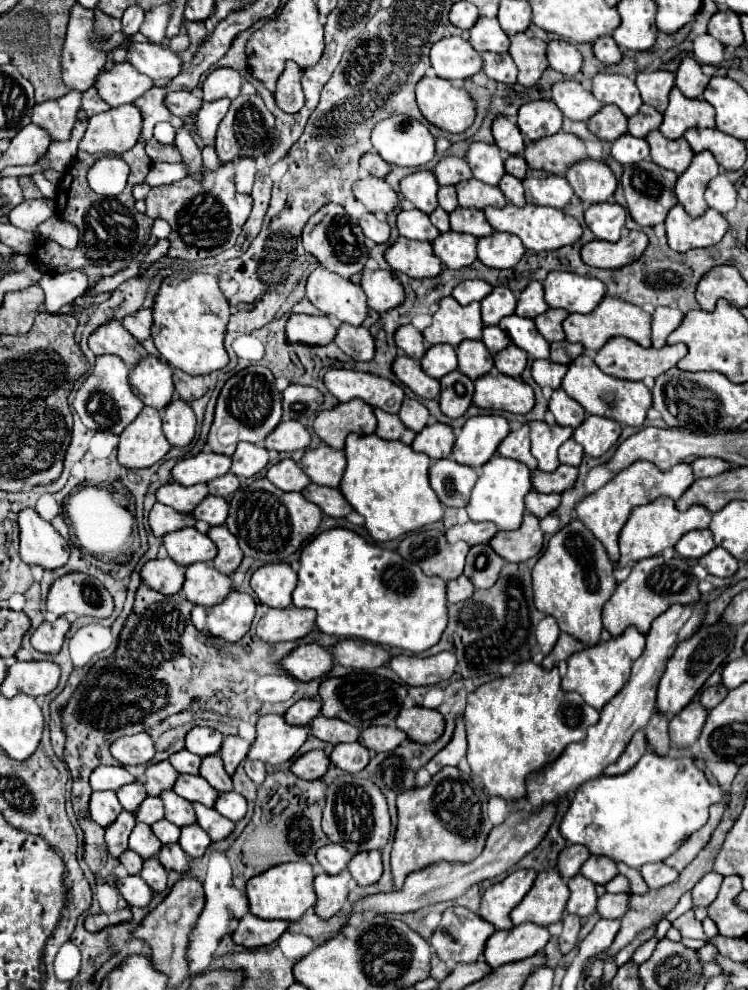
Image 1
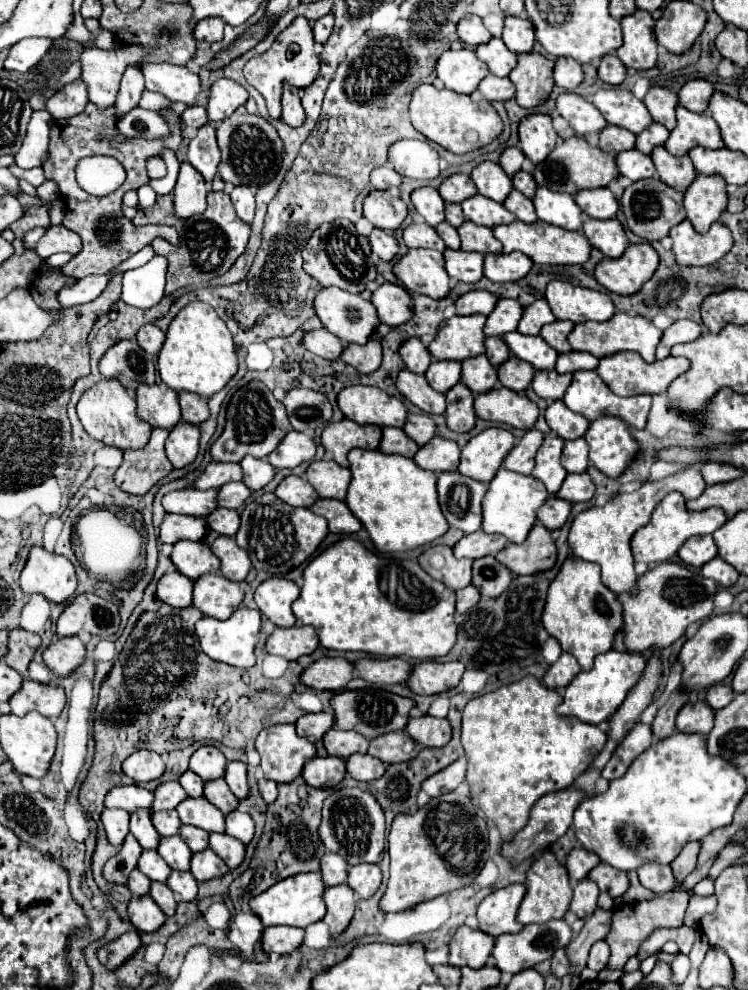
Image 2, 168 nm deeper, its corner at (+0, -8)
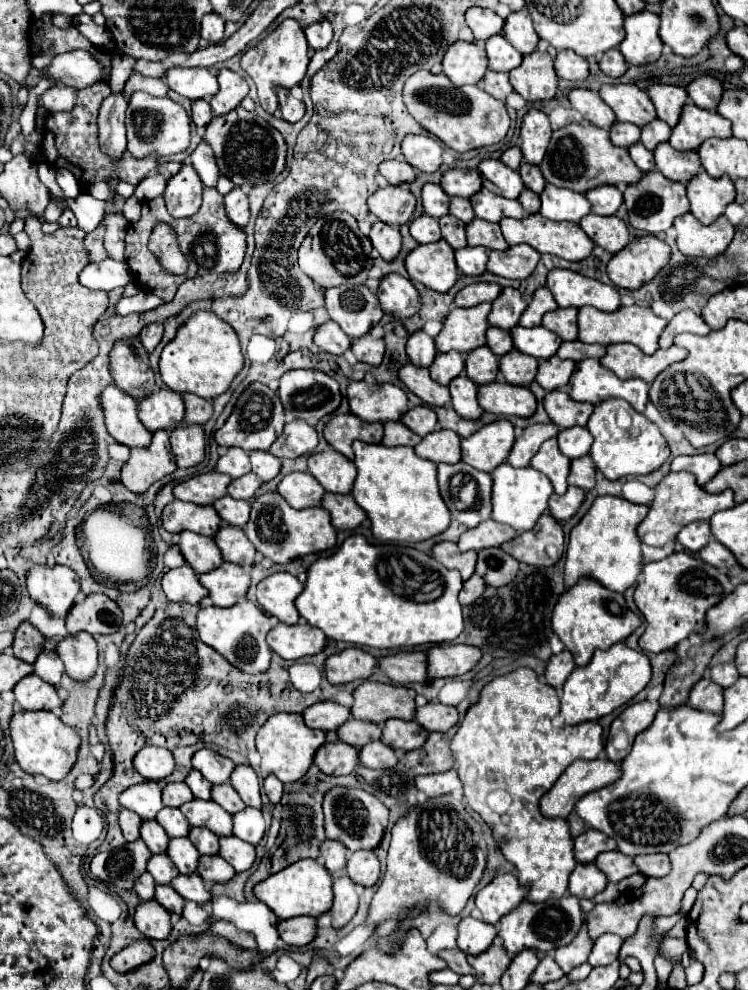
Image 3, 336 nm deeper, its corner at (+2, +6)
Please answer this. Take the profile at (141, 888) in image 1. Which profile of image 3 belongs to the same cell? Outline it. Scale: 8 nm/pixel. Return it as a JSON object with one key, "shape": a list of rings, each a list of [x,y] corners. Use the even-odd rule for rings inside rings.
{"shape":[[[156,900],[142,902],[136,908],[134,914],[136,928],[148,938],[148,940],[168,940],[172,924],[170,924],[170,912],[164,910]]]}

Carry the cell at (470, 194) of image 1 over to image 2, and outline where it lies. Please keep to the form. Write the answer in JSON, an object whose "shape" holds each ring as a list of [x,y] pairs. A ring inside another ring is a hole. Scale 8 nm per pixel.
{"shape":[[[472,196],[468,200],[462,202],[462,210],[466,220],[472,220],[474,224],[482,224],[482,226],[496,226],[496,224],[510,224],[516,220],[516,216],[512,212],[508,212],[502,204],[486,198],[486,196]]]}

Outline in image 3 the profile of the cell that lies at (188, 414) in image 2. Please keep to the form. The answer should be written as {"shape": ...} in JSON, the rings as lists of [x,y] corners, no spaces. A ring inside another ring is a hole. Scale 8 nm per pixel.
{"shape":[[[184,394],[186,404],[186,424],[206,424],[212,416],[212,402],[196,396],[196,394]]]}

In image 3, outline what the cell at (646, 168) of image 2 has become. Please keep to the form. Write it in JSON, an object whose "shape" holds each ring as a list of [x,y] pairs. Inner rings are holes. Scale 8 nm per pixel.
{"shape":[[[638,142],[638,144],[634,144],[634,146],[630,146],[630,156],[632,156],[632,160],[634,160],[634,164],[646,174],[646,172],[652,172],[654,170],[654,156],[652,156],[652,152],[650,150],[646,150],[644,148],[644,144],[642,142]]]}

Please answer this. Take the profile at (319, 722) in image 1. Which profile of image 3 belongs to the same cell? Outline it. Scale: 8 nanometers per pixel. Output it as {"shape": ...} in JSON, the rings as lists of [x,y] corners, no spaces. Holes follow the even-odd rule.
{"shape":[[[350,718],[344,726],[338,728],[338,738],[354,748],[362,748],[372,740],[380,740],[382,736],[382,726]]]}

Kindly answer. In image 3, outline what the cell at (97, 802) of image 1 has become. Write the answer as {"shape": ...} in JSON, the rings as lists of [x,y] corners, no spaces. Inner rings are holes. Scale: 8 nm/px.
{"shape":[[[120,808],[118,822],[120,822],[122,834],[124,834],[124,838],[128,842],[134,842],[134,840],[140,838],[140,822],[142,822],[142,818],[138,814],[134,814],[134,812],[126,810],[126,808]]]}

